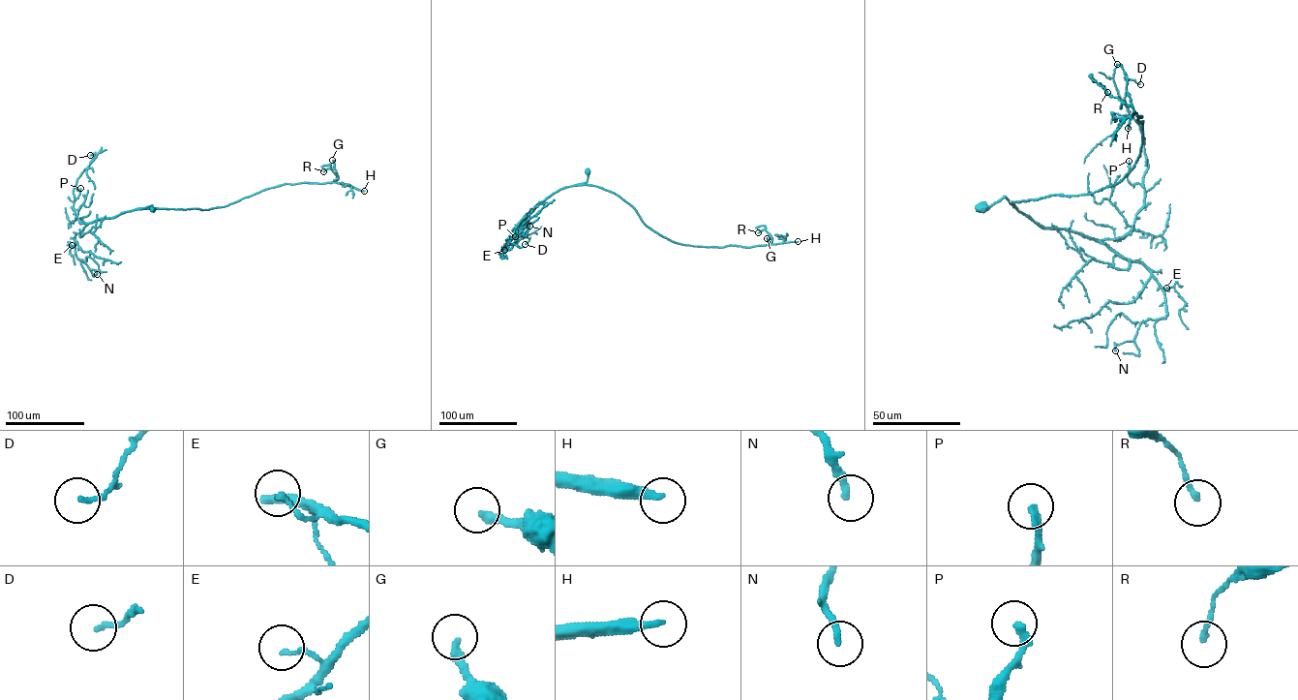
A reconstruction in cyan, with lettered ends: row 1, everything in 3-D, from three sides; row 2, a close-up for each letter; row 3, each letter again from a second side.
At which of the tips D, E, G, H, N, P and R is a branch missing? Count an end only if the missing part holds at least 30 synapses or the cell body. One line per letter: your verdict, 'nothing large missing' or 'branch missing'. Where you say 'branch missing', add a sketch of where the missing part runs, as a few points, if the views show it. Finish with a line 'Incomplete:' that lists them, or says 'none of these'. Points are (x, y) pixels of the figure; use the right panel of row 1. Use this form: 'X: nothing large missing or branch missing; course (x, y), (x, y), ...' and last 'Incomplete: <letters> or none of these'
D: nothing large missing
E: nothing large missing
G: nothing large missing
H: branch missing; course (1128, 128), (1097, 151), (1004, 153), (977, 164), (986, 193), (981, 237), (994, 293), (972, 231)
N: nothing large missing
P: nothing large missing
R: nothing large missing
Incomplete: H

